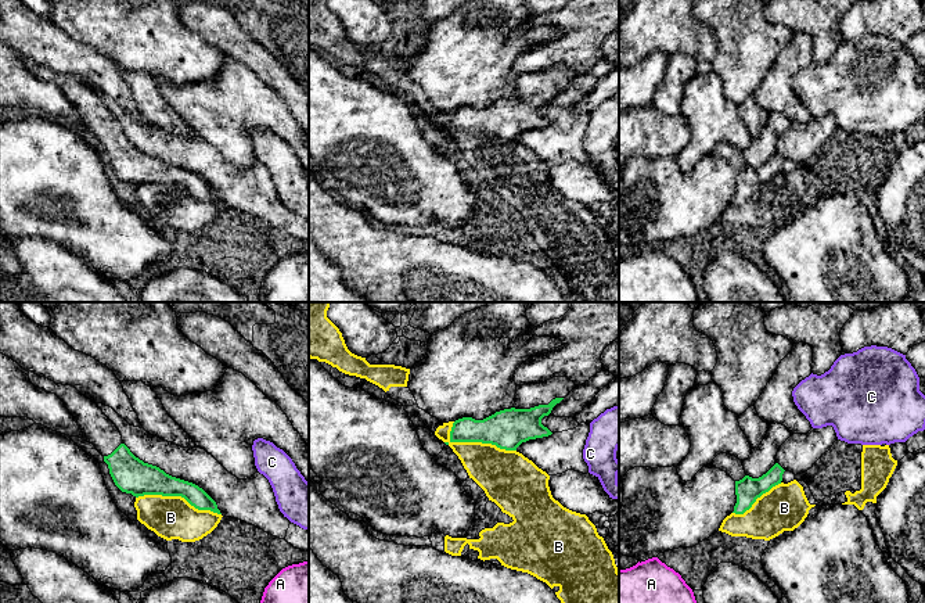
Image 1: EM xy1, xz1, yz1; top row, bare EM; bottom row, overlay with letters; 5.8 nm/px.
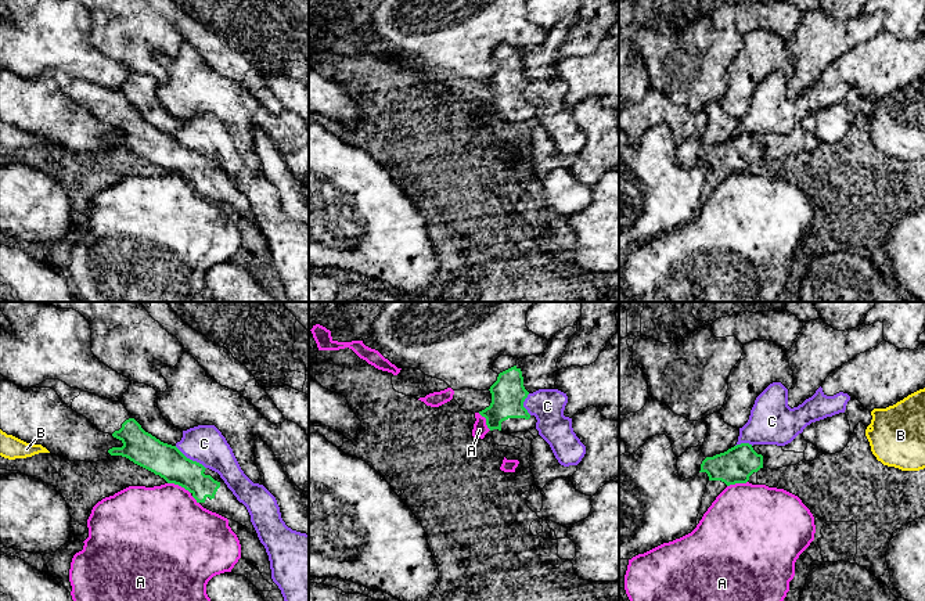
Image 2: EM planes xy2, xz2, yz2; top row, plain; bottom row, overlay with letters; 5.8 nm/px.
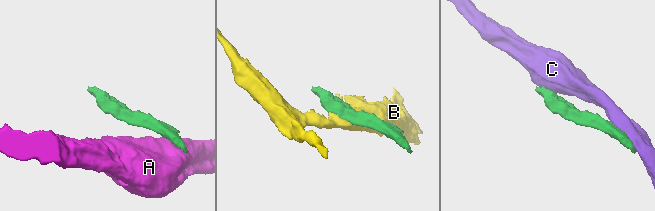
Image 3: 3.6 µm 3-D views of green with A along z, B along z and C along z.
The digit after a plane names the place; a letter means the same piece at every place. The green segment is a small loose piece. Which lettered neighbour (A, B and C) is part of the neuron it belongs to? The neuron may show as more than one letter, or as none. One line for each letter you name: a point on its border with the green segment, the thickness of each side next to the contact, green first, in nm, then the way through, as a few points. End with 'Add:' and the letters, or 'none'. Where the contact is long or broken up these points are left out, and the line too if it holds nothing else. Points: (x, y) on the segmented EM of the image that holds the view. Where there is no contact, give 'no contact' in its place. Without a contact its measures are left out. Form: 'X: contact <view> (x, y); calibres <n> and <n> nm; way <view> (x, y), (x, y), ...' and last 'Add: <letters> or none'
Add: none

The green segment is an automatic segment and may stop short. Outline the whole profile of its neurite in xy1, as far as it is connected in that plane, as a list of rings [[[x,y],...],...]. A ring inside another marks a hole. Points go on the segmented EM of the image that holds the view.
[[[29,372],[30,383],[55,394],[75,417],[84,441],[93,444],[104,456],[115,485],[133,496],[162,495],[181,496],[198,510],[210,510],[222,514],[216,502],[198,485],[172,477],[156,466],[136,457],[123,444],[115,424],[102,413],[97,403],[82,395],[72,385],[54,381]]]

